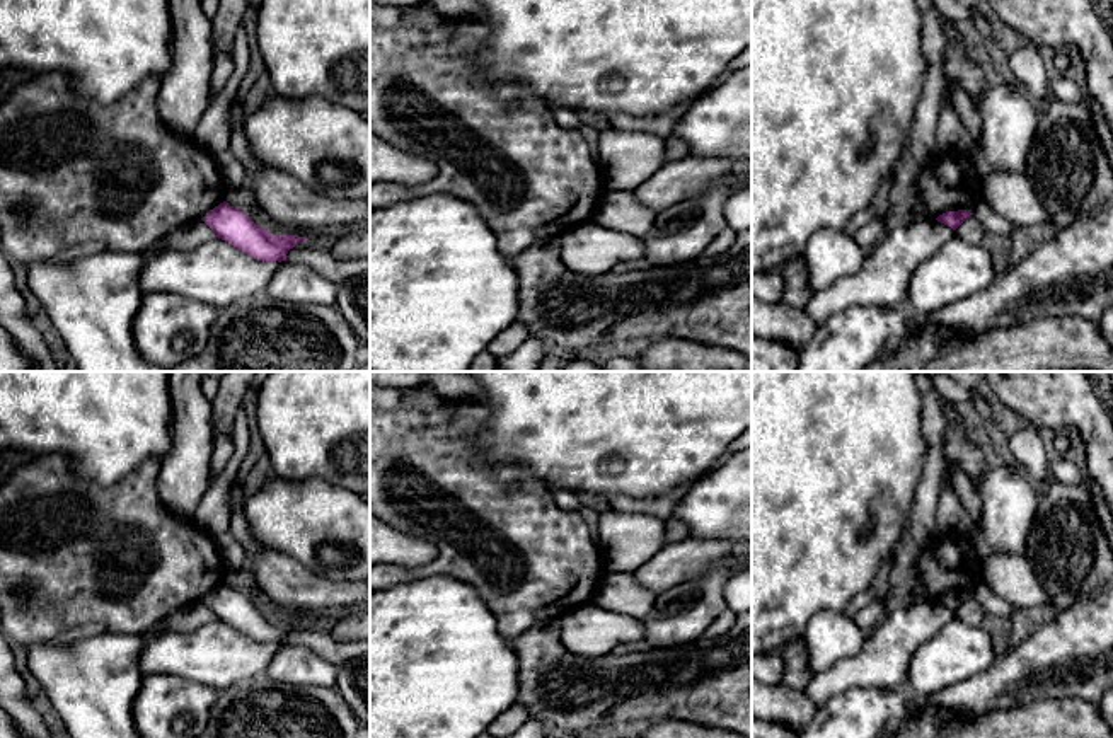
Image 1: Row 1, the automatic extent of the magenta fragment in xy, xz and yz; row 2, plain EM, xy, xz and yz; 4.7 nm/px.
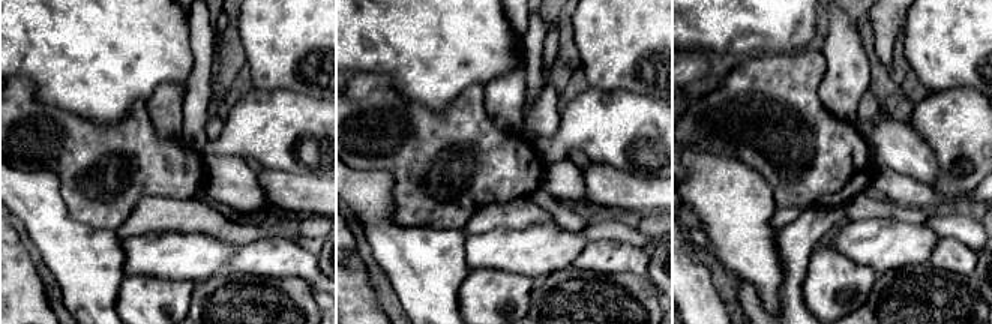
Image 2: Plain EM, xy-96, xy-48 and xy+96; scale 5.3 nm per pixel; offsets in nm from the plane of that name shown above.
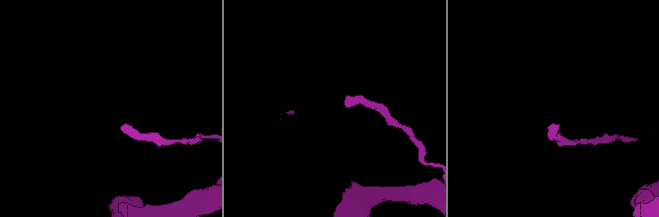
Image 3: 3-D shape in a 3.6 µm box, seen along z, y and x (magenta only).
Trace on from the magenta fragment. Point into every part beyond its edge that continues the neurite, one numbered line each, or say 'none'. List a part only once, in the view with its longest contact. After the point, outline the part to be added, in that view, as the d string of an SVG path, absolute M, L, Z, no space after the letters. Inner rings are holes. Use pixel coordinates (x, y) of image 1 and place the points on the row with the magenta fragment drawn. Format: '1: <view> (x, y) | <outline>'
none

